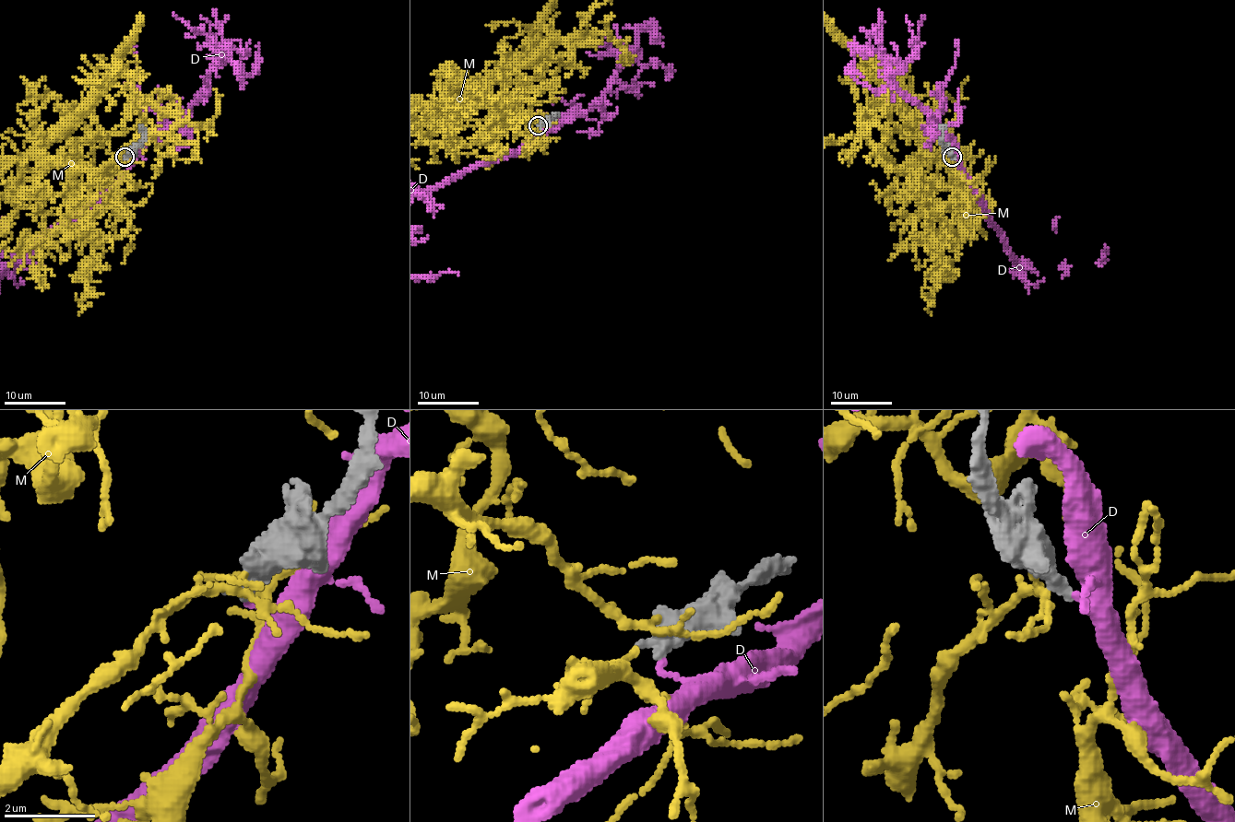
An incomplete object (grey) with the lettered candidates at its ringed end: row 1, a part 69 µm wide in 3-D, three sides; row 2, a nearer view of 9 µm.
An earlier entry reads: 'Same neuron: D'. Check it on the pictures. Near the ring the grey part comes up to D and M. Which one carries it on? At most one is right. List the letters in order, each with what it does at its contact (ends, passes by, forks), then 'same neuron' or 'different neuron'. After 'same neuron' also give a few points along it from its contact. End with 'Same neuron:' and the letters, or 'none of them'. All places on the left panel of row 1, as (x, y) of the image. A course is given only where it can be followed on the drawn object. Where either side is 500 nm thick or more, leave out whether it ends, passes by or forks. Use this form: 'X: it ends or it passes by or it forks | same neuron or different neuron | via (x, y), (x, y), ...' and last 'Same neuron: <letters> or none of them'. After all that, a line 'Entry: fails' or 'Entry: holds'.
D: it ends | different neuron
M: different neuron
Same neuron: none of them
Entry: fails

